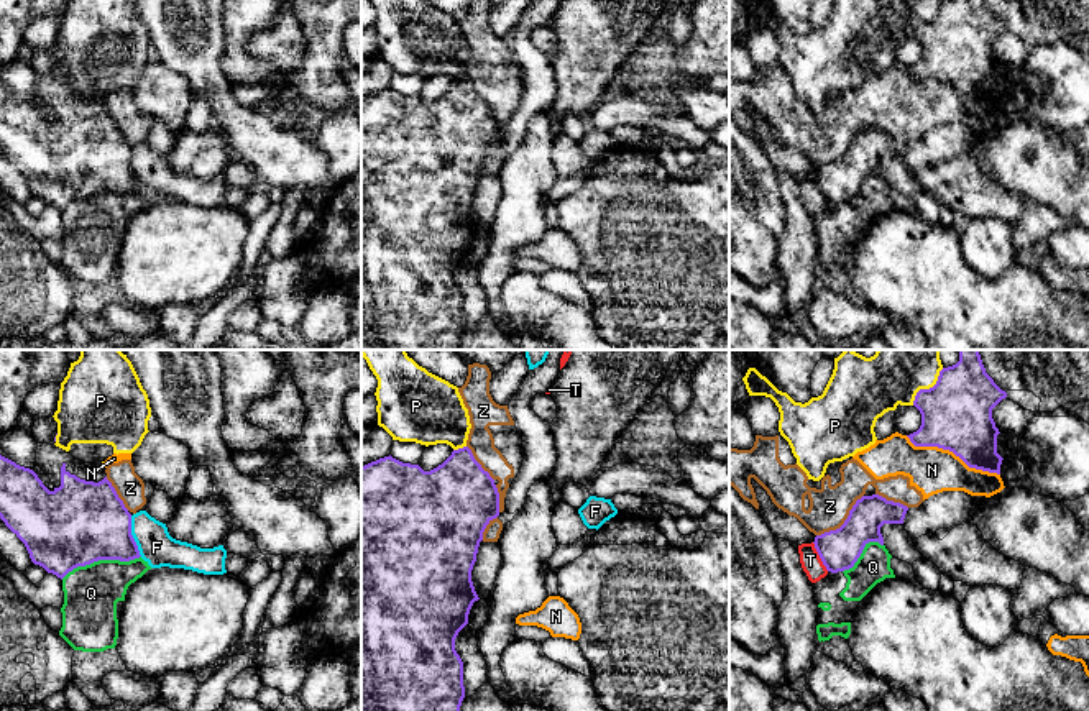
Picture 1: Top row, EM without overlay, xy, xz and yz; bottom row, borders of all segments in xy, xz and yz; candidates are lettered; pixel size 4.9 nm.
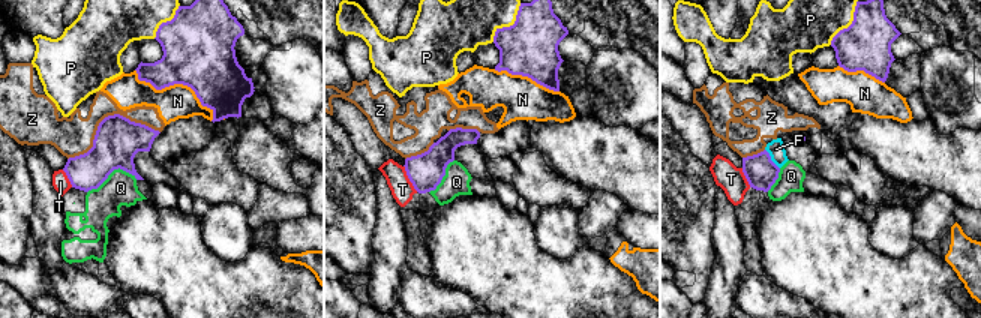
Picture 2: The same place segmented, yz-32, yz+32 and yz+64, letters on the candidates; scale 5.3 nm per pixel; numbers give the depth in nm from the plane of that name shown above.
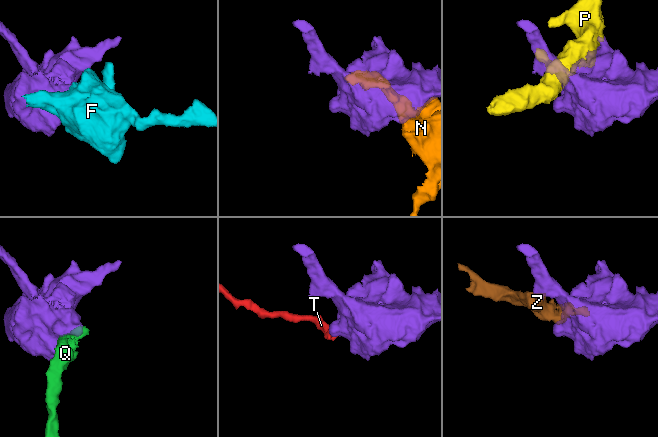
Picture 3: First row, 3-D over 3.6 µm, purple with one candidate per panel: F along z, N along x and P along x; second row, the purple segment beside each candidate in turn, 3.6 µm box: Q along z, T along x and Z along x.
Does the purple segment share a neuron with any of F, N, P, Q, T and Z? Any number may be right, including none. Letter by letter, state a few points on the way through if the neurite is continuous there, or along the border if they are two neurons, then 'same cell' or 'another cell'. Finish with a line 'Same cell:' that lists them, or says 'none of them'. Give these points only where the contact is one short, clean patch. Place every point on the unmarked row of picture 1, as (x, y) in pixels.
F: border along xy (130, 148), (130, 166), (142, 188); another cell
N: another cell
P: another cell
Q: another cell
T: border along yz (812, 174), (828, 202); another cell
Z: another cell
Same cell: none of them

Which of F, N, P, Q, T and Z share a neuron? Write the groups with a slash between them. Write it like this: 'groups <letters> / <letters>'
groups F / N Z / P / Q / T

